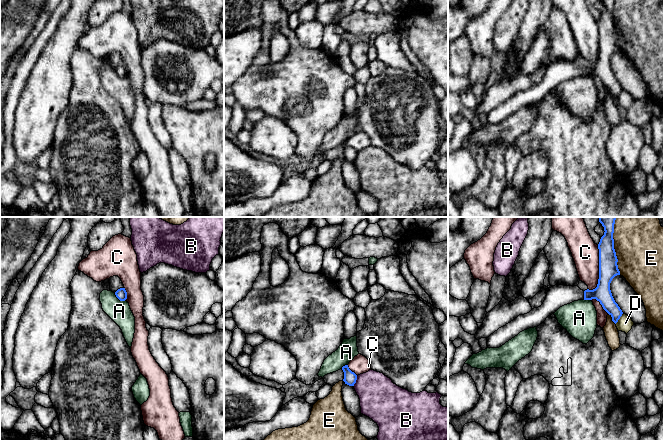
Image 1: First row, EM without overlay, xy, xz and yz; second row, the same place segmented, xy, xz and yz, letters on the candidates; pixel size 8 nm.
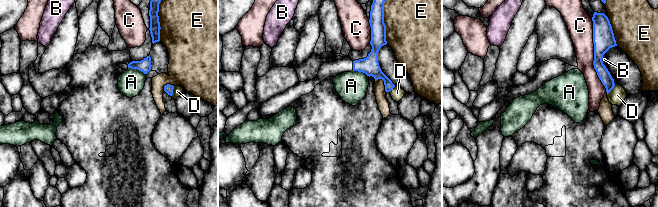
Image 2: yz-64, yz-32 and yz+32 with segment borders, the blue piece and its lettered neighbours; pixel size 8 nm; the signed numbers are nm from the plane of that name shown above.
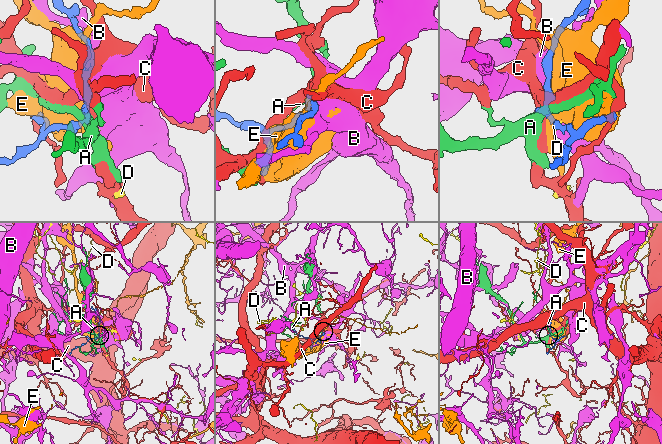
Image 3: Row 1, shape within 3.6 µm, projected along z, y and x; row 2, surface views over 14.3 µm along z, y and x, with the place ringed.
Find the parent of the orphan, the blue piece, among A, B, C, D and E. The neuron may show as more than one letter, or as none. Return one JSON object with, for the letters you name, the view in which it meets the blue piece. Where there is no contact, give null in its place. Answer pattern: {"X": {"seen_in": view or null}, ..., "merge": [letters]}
{"merge": []}

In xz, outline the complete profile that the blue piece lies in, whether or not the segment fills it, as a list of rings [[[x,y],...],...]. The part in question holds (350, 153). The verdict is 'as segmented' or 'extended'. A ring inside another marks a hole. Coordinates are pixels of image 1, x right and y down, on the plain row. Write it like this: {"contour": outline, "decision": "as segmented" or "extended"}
{"contour": [[[348,141],[343,142],[342,146],[344,148],[343,157],[345,158],[345,160],[354,162],[357,156],[357,151],[349,145]]], "decision": "as segmented"}

